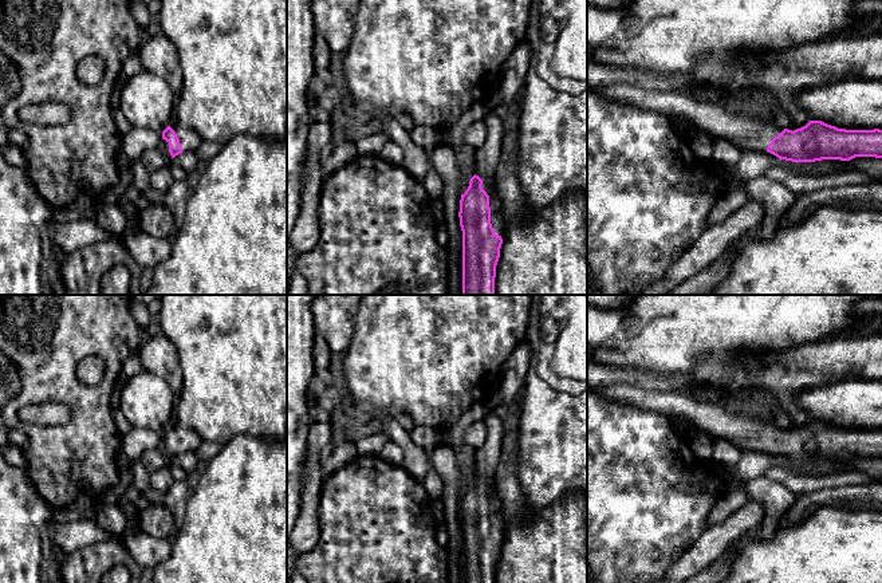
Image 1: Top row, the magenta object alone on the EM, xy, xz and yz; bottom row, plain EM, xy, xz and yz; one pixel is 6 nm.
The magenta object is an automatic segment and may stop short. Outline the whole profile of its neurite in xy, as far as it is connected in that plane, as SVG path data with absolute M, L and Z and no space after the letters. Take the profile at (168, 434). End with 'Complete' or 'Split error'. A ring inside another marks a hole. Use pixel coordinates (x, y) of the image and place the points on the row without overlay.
M172 422L162 432L161 449L172 460L181 453L196 452L201 442L202 438L193 429Z. Split error

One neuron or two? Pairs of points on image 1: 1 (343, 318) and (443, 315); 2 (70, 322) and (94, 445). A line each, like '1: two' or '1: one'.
1: two
2: one

